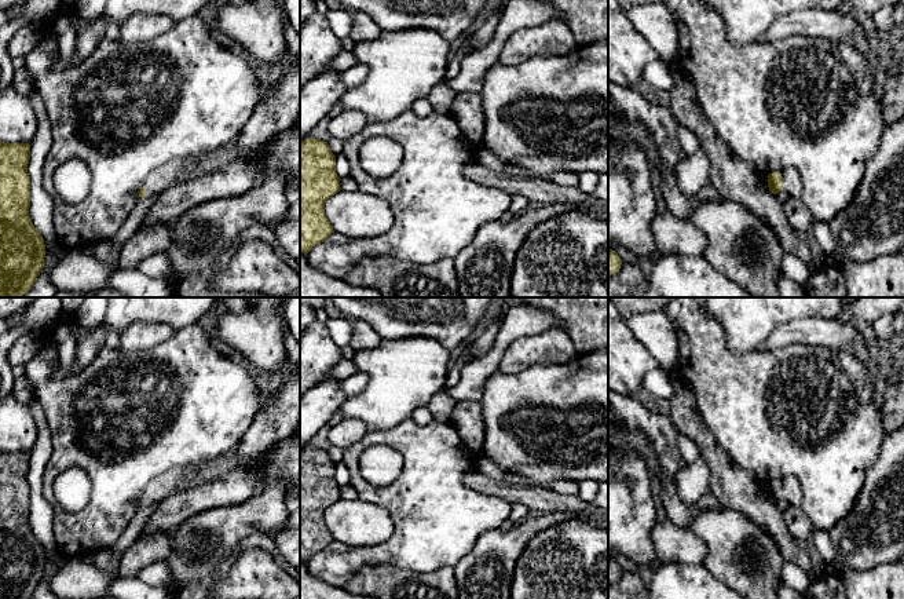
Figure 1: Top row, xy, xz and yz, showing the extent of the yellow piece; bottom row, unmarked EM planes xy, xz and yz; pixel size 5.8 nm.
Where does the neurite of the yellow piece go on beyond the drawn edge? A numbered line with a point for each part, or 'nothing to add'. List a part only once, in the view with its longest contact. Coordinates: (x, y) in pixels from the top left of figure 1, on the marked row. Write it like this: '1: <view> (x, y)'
1: yz (791, 179)

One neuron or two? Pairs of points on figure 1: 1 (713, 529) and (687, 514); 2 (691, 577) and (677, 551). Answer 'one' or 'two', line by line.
1: two
2: two

